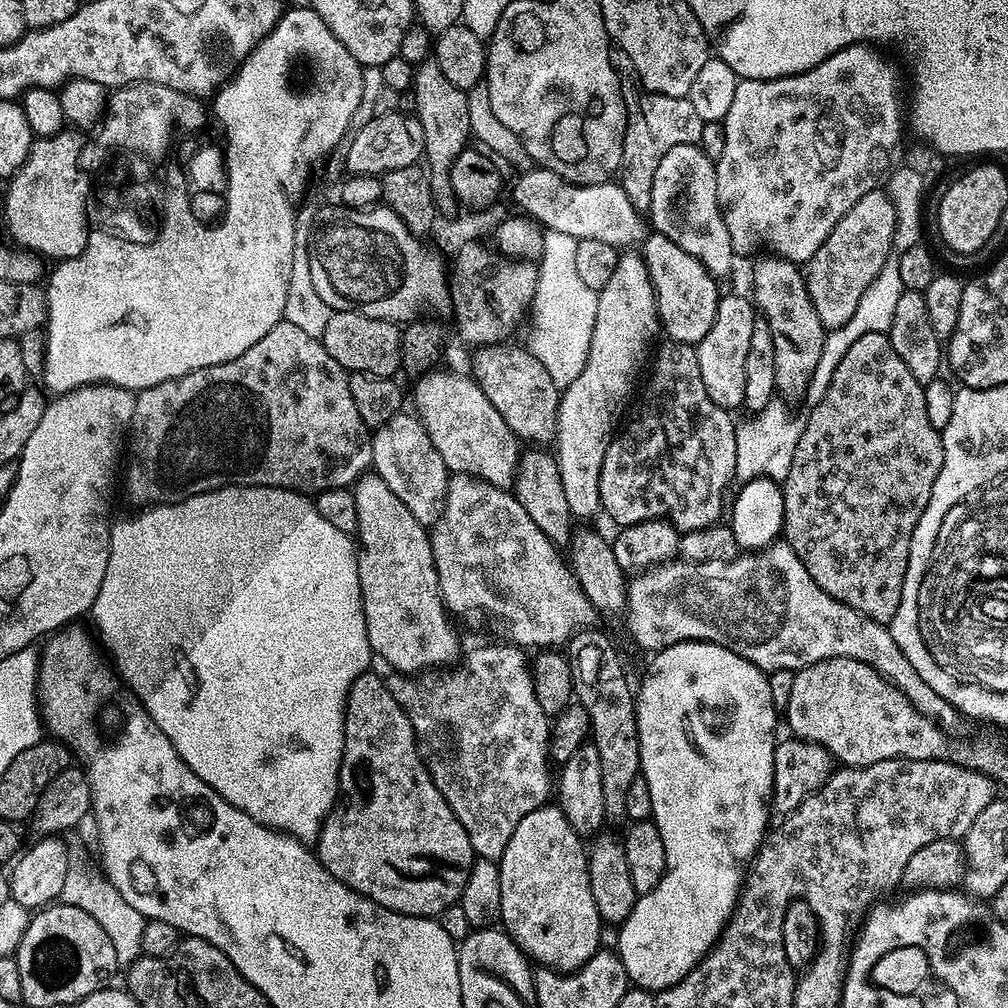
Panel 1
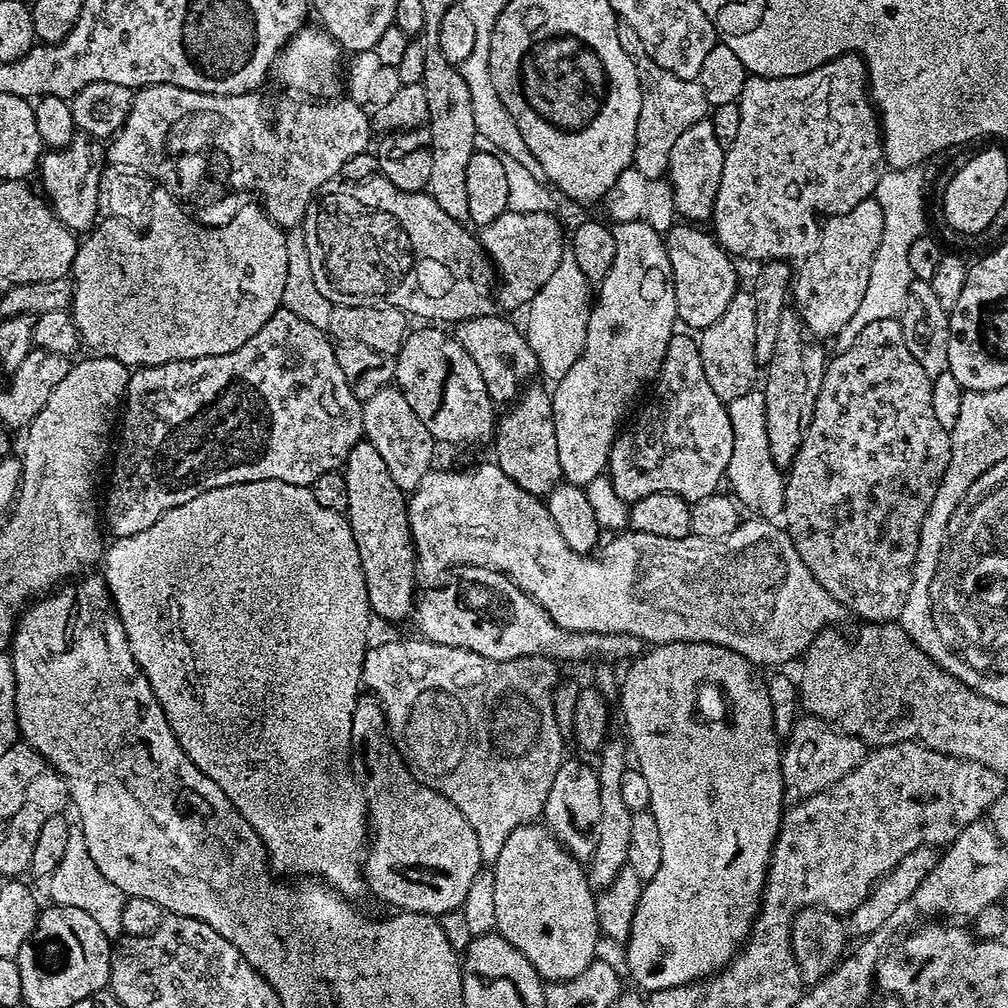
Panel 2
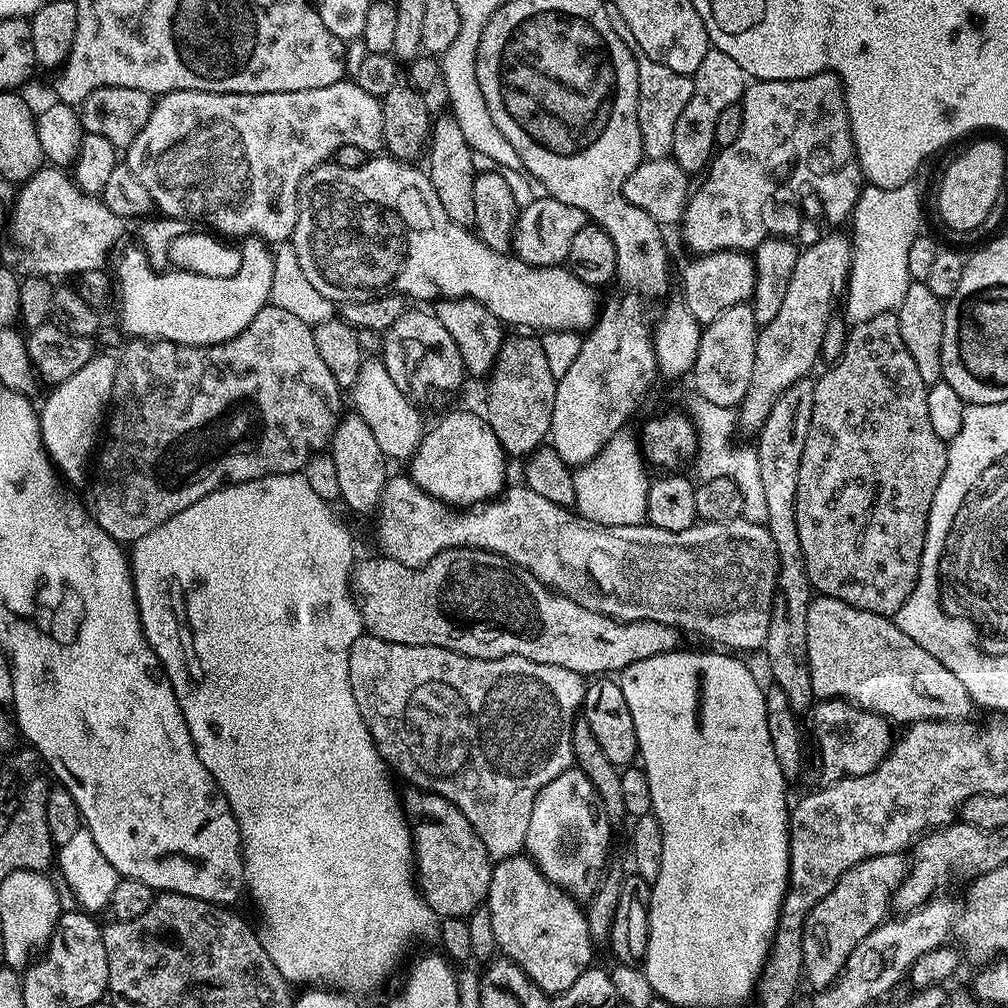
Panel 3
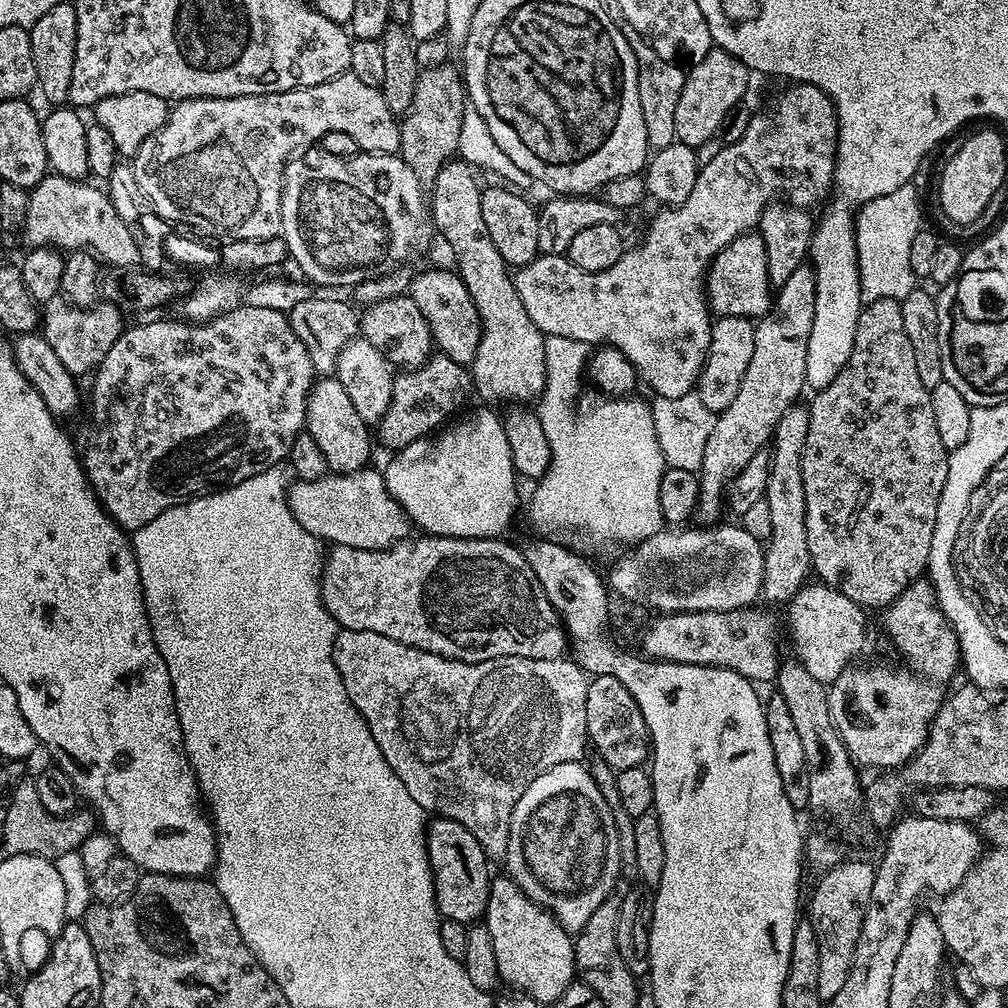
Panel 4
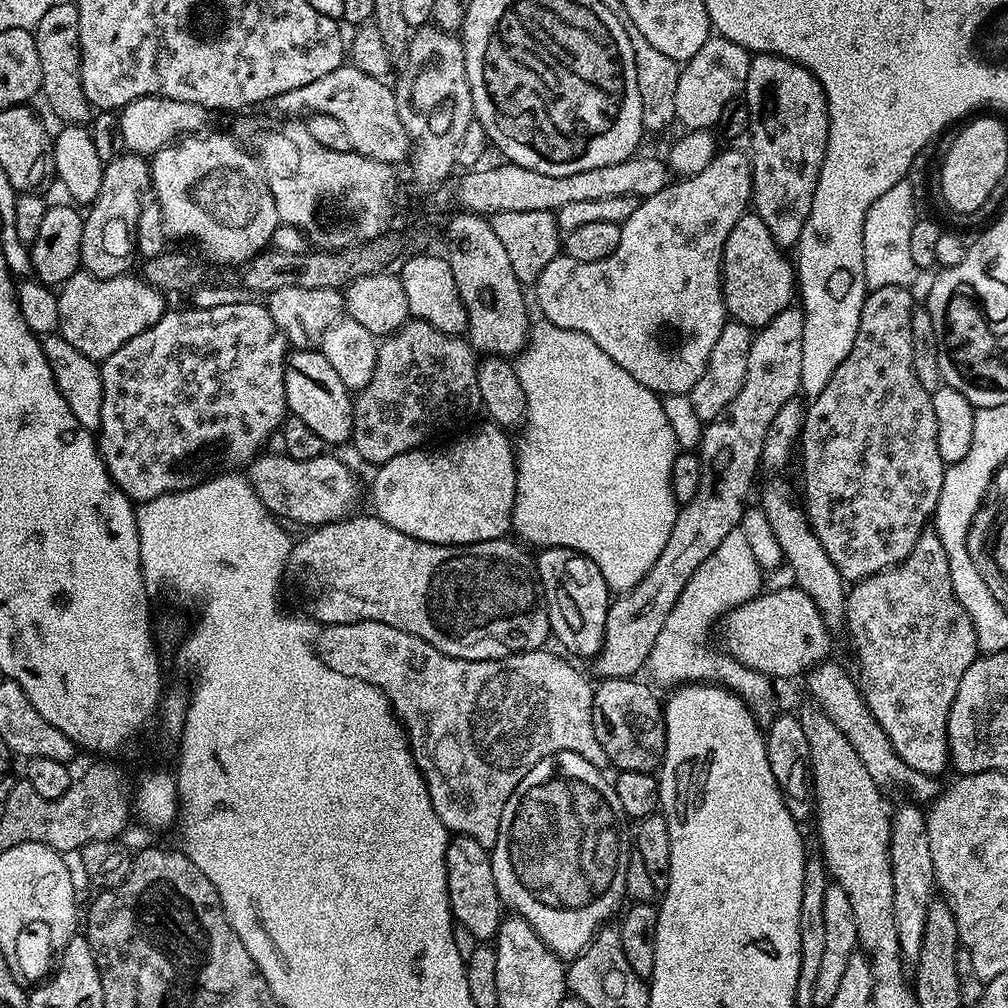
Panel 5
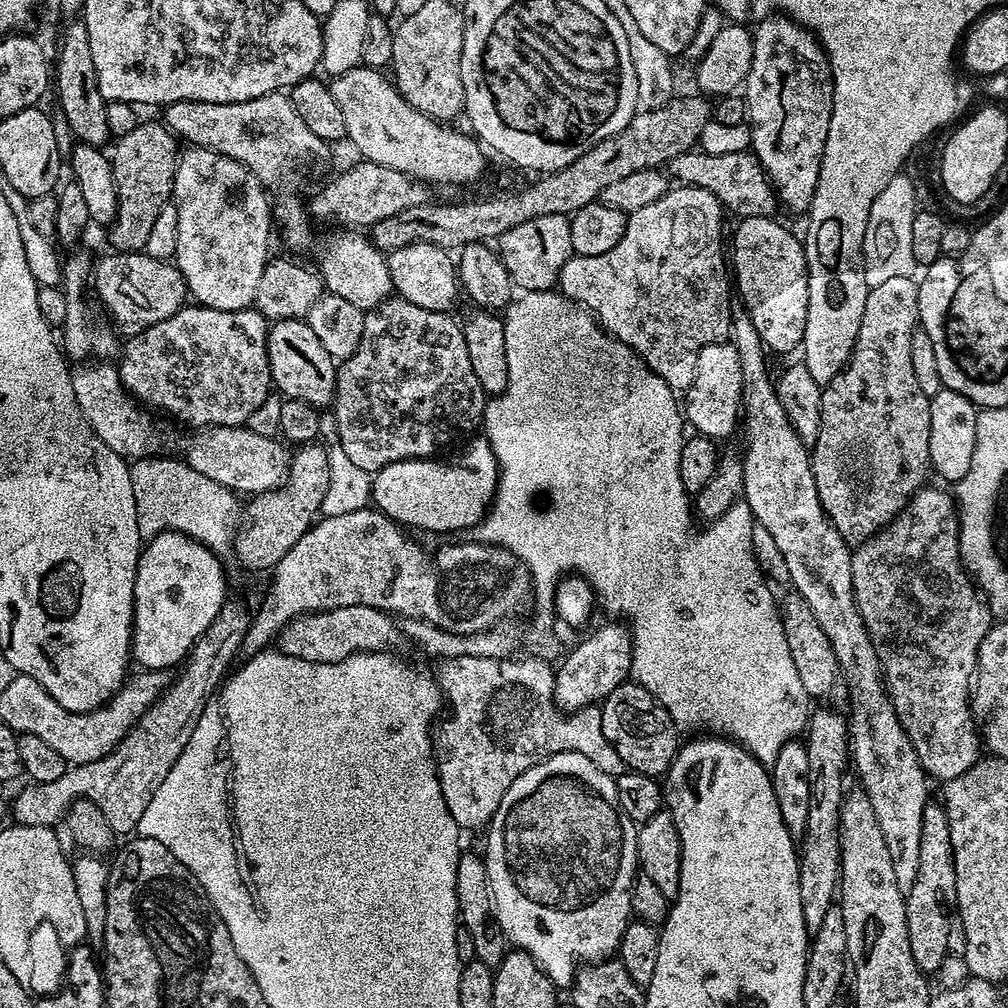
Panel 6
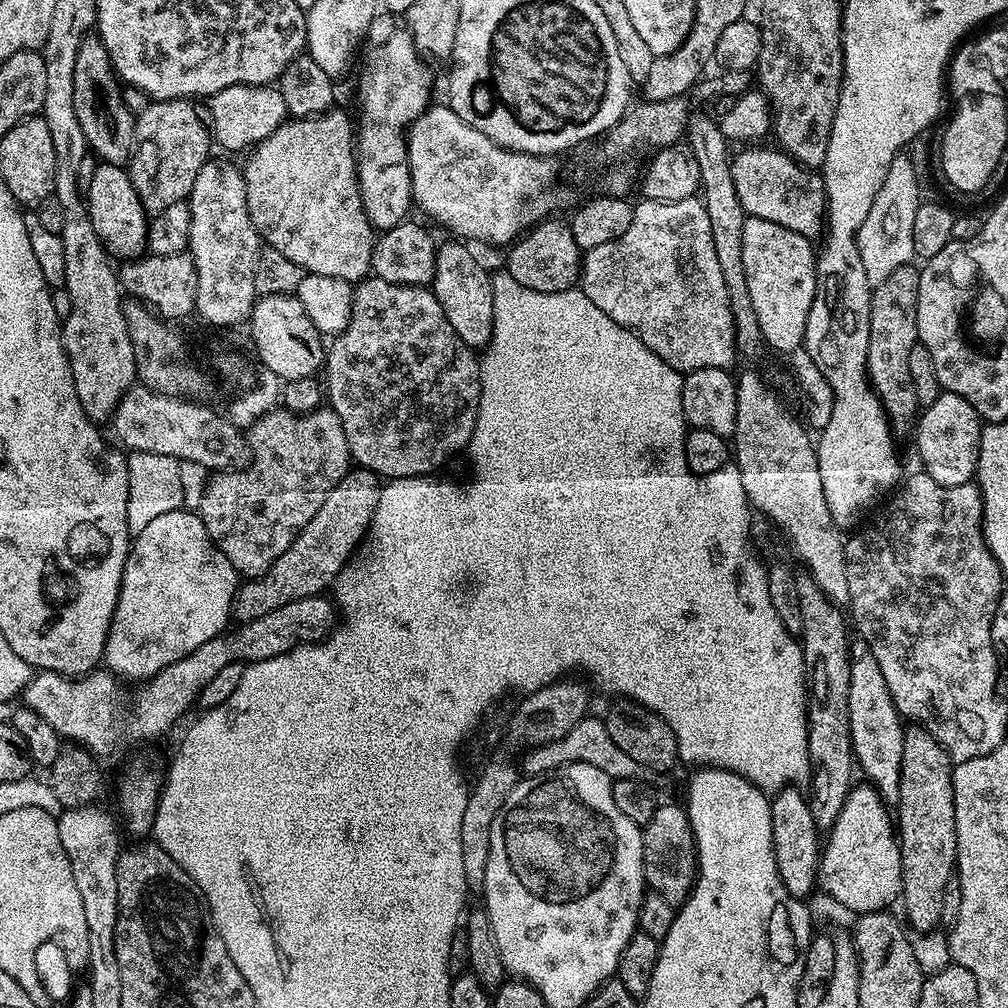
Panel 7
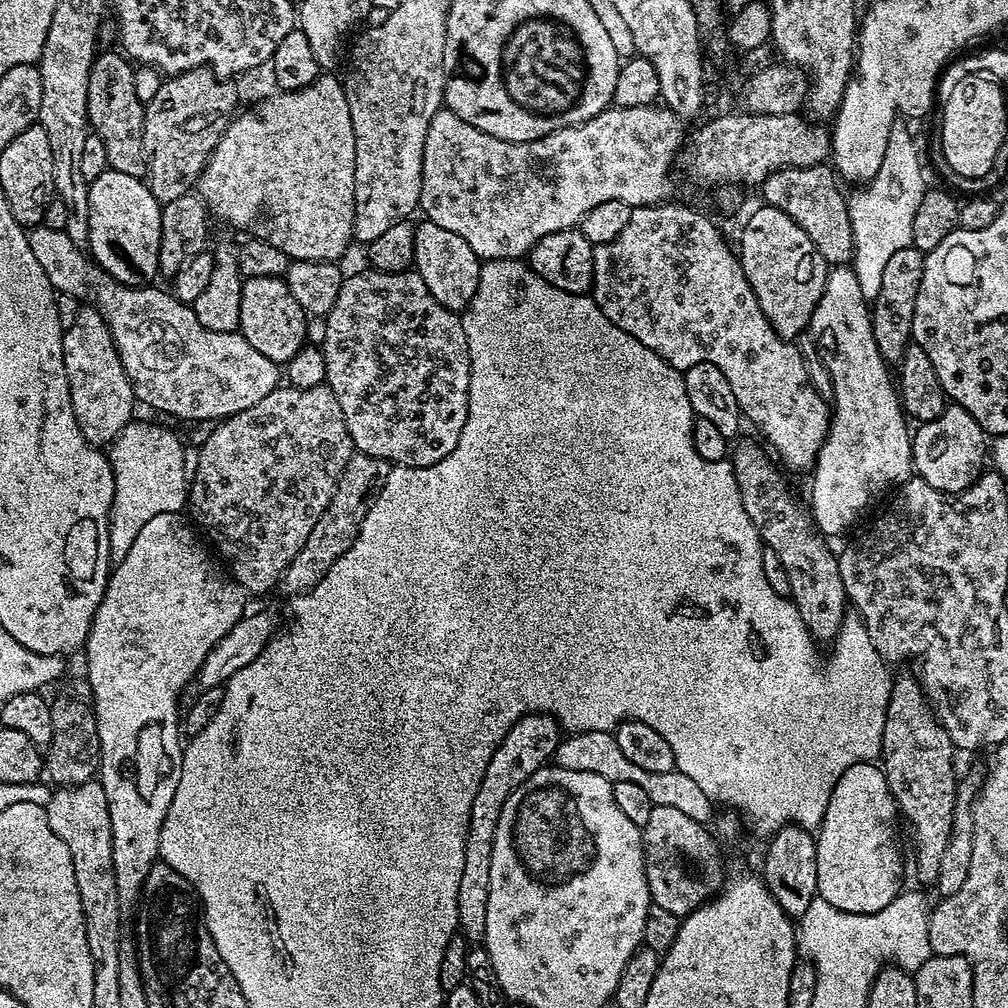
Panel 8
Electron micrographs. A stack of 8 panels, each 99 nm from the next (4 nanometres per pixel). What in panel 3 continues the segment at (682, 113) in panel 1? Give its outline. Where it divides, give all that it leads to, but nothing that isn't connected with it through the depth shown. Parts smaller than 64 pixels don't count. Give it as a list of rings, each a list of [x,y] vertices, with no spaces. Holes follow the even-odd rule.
[[[643,54],[636,56],[638,66],[638,126],[642,134],[644,155],[649,160],[667,160],[674,146],[674,126],[678,126],[678,117],[686,110],[690,94],[694,94],[692,76],[683,76],[662,62]]]

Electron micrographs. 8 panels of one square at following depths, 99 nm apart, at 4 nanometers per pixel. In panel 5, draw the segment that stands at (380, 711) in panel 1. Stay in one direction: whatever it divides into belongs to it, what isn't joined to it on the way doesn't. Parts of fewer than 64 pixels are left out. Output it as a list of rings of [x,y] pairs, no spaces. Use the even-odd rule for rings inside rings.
[[[453,835],[448,841],[446,850],[446,886],[448,887],[448,901],[453,921],[466,926],[466,930],[470,930],[470,934],[474,934],[477,942],[495,941],[496,932],[500,928],[502,919],[502,905],[498,886],[494,882],[494,870],[489,849],[482,847],[478,841],[469,836]]]

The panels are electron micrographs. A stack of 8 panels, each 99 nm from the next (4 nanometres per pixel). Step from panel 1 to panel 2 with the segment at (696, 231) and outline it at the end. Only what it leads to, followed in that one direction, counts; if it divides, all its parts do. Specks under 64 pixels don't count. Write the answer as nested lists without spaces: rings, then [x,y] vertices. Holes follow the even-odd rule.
[[[705,118],[690,126],[690,130],[685,130],[678,142],[674,142],[674,150],[670,150],[666,179],[672,185],[677,213],[688,222],[711,221],[712,203],[722,176],[726,148],[723,143],[720,145],[710,120]]]

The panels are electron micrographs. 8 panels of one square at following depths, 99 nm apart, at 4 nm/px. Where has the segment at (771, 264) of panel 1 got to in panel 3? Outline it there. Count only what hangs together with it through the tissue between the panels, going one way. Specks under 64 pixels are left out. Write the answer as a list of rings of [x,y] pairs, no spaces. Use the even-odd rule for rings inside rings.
[[[805,378],[794,382],[770,410],[763,427],[758,430],[760,441],[754,444],[761,463],[763,491],[767,499],[769,520],[767,528],[778,546],[780,577],[776,583],[776,597],[772,603],[770,630],[762,649],[768,655],[775,687],[781,688],[790,698],[793,709],[807,709],[813,703],[812,671],[808,669],[808,606],[814,599],[812,583],[804,568],[804,554],[798,540],[796,499],[798,498],[798,466],[802,466],[802,450],[810,430],[814,410],[814,383]]]

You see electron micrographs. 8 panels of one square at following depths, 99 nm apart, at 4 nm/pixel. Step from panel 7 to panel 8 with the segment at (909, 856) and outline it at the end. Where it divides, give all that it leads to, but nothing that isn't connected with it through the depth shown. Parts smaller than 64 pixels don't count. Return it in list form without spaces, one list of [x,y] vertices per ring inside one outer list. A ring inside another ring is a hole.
[[[897,675],[892,682],[892,693],[888,703],[888,713],[882,734],[882,767],[889,783],[890,794],[896,799],[899,815],[912,827],[912,844],[916,847],[916,876],[928,886],[935,885],[938,878],[938,866],[942,863],[942,854],[946,851],[946,842],[952,833],[954,822],[954,806],[956,805],[956,786],[958,775],[952,769],[952,759],[958,756],[957,749],[952,746],[950,734],[940,725],[932,705],[928,703],[928,695],[924,693],[924,685],[915,675]]]

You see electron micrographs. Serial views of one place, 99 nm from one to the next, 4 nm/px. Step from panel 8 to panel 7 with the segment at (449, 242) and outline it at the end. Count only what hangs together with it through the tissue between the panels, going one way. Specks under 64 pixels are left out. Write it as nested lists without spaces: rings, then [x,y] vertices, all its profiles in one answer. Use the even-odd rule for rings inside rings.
[[[452,242],[456,244],[441,243],[436,250],[436,265],[434,266],[434,278],[430,285],[430,291],[438,298],[438,306],[442,306],[442,314],[446,314],[446,322],[454,326],[454,334],[462,338],[462,342],[470,349],[480,350],[487,345],[492,336],[492,323],[494,322],[494,294],[492,293],[492,276],[486,269],[480,268],[476,256],[471,252],[469,245],[464,242]]]

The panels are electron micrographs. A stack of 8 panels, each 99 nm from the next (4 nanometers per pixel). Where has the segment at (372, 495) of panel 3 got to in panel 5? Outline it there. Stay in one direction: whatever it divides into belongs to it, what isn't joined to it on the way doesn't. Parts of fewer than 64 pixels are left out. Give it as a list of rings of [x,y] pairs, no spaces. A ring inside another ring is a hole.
[[[297,348],[289,351],[288,359],[284,361],[284,381],[286,382],[288,410],[291,415],[302,418],[302,422],[306,422],[306,426],[310,426],[310,430],[314,430],[314,434],[318,434],[318,438],[322,438],[325,445],[347,445],[351,441],[353,393],[344,385],[342,378],[338,378],[334,366],[330,366],[330,362],[326,362],[326,358],[319,350]]]

